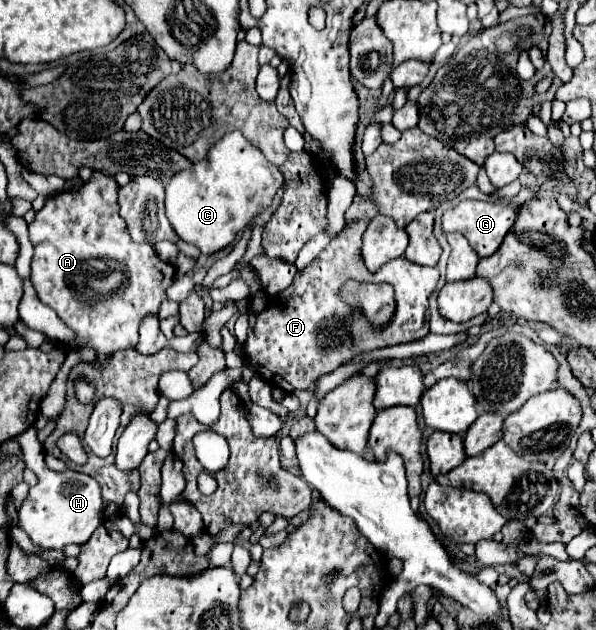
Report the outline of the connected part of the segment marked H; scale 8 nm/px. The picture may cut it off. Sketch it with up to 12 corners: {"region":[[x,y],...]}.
{"region":[[37,427],[17,437],[39,475],[19,527],[43,549],[84,544],[103,523],[93,477],[49,471]]}

